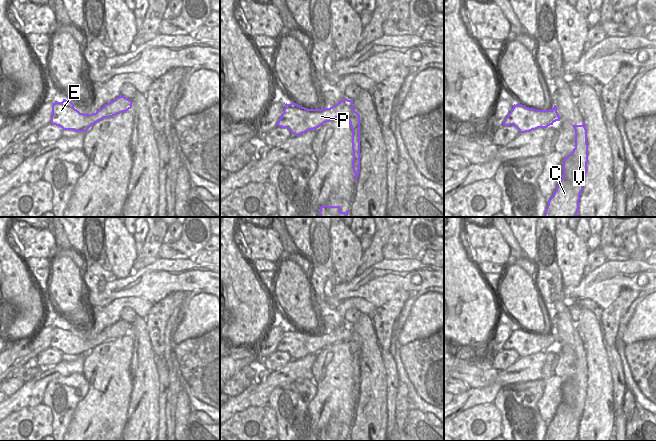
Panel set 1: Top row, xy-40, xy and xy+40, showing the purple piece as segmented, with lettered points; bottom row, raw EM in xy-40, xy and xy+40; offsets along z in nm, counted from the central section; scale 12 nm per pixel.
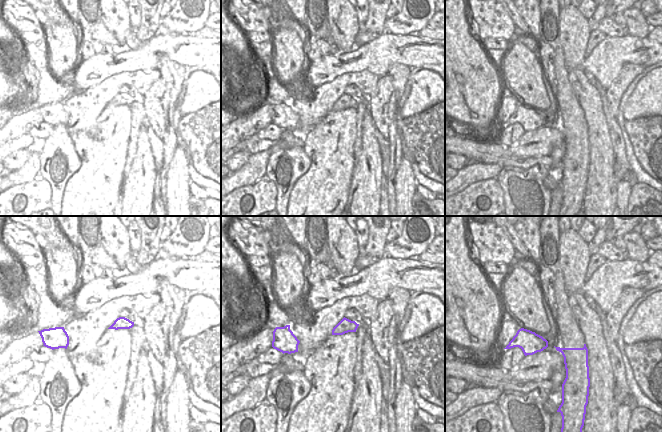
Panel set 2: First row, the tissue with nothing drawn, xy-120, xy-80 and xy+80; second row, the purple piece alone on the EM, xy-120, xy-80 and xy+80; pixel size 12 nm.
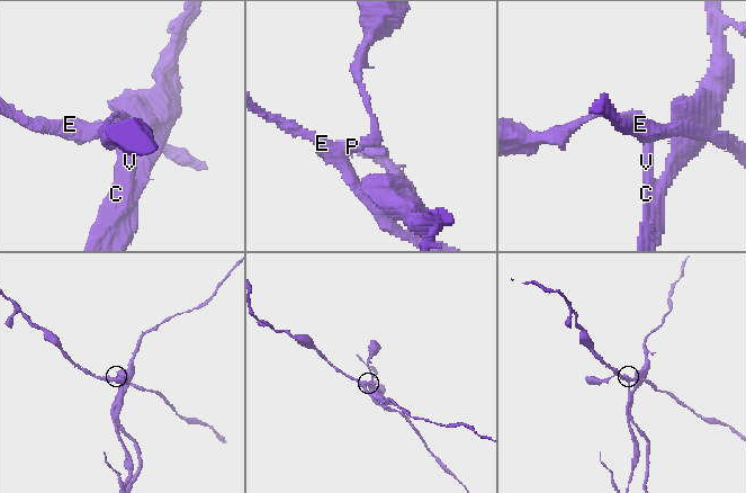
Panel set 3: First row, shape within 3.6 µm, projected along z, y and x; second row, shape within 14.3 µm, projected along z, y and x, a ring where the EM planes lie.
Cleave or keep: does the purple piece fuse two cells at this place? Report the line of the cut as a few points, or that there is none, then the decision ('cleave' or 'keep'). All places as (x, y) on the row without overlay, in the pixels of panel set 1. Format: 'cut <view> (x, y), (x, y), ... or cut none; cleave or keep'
cut xy (355, 335), (347, 342); cleave

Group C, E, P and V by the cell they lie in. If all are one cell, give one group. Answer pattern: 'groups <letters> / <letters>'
groups C V / E P

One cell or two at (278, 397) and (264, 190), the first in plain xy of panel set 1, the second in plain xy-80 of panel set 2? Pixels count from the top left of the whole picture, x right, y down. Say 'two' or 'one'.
two

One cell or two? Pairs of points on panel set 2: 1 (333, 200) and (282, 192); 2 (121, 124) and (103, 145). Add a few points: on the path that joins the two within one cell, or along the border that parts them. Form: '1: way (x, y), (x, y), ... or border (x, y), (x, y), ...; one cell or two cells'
1: border (303, 174), (296, 181), (287, 205); two cells
2: way (116, 129), (115, 133), (108, 140); one cell

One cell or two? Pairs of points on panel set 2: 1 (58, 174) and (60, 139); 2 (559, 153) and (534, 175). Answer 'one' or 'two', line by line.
1: one
2: two

